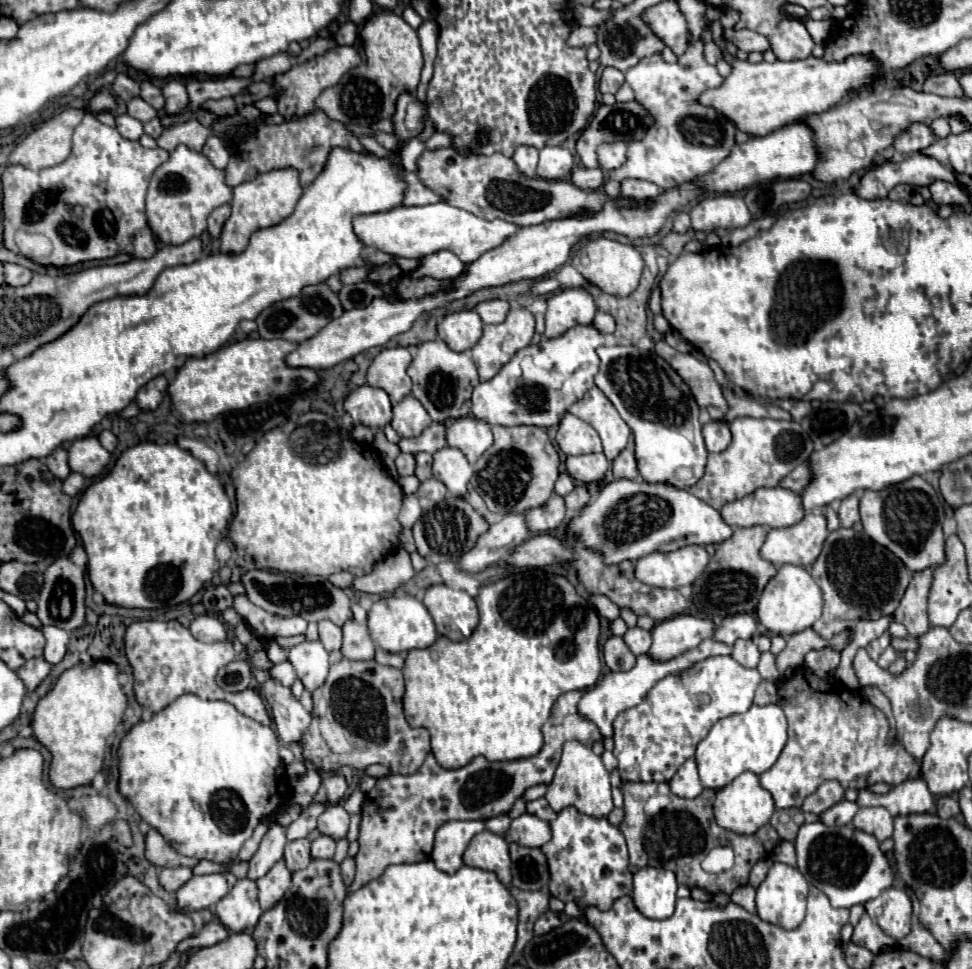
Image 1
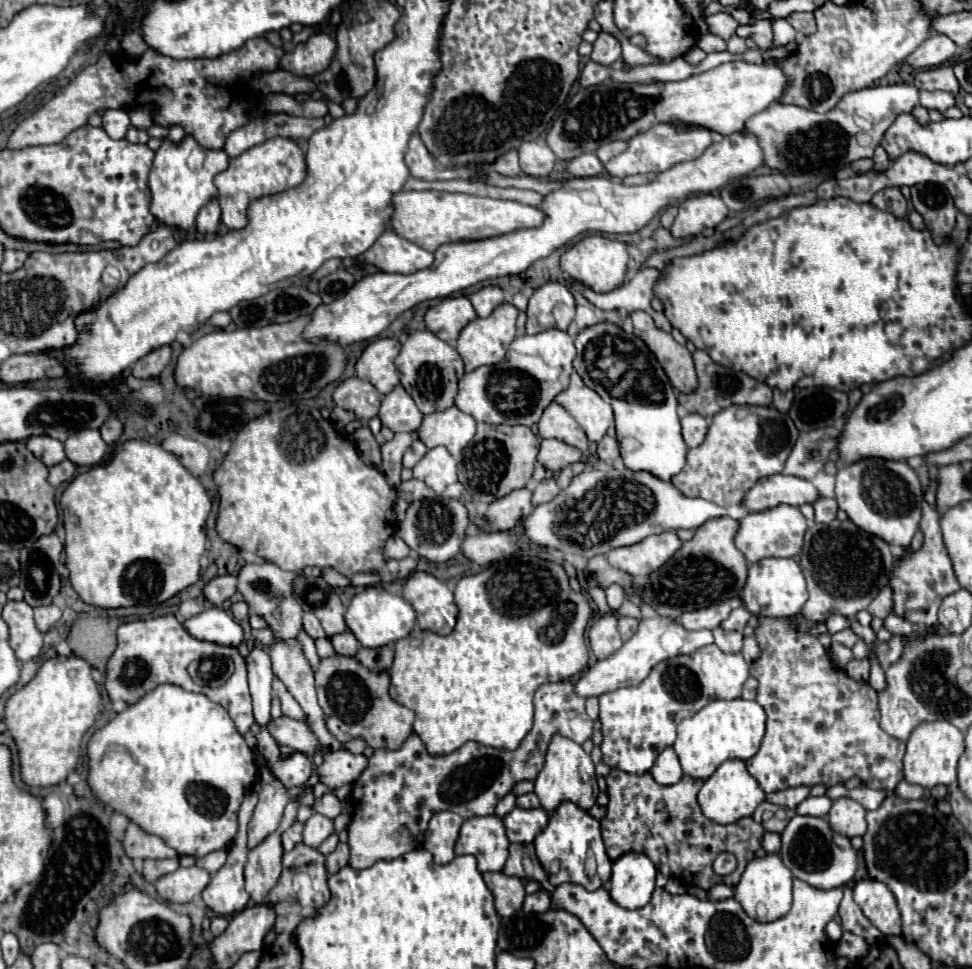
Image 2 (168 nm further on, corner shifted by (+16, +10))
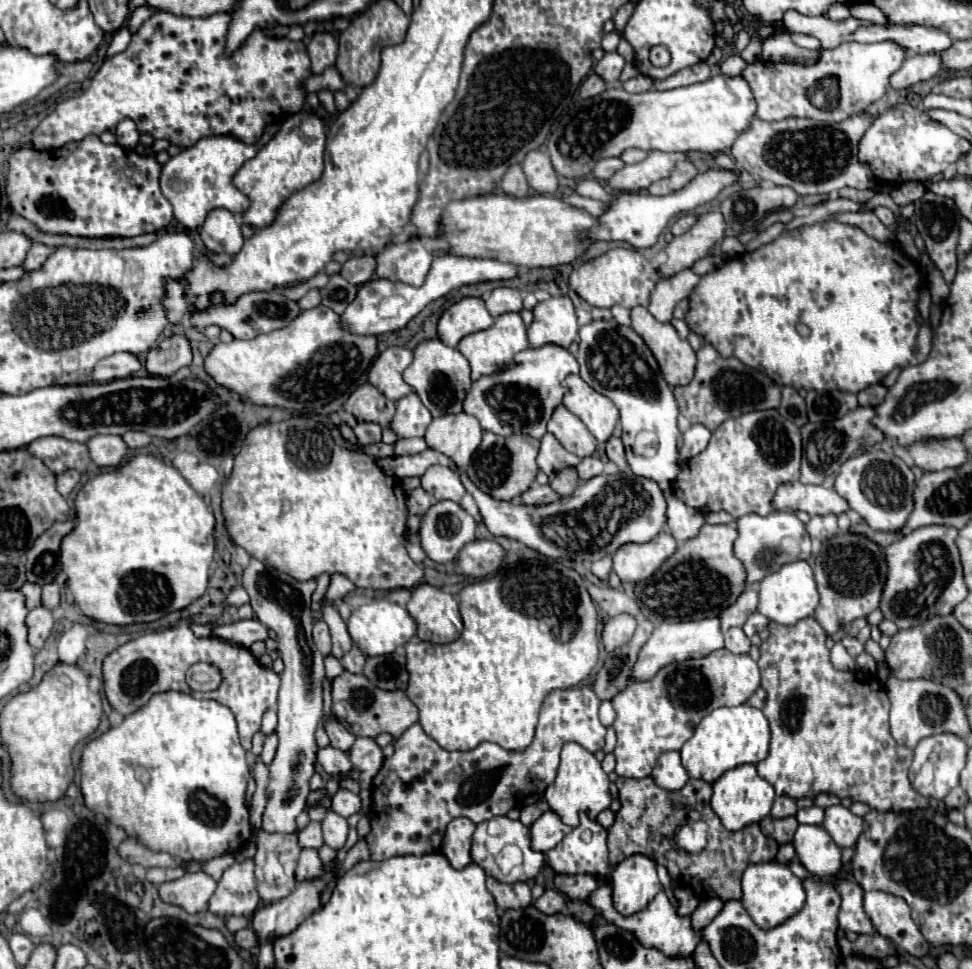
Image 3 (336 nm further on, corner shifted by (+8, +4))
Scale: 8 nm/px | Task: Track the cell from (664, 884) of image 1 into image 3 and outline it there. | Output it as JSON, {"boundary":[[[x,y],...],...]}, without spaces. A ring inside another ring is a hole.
{"boundary":[[[642,854],[630,856],[620,862],[610,878],[610,884],[614,908],[622,916],[644,910],[648,902],[662,890],[656,874],[656,864]]]}

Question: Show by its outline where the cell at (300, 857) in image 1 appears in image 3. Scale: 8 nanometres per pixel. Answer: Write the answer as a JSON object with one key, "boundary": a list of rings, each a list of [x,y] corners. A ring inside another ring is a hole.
{"boundary":[[[308,822],[308,826],[298,832],[298,844],[300,848],[320,848],[324,844],[320,822]]]}

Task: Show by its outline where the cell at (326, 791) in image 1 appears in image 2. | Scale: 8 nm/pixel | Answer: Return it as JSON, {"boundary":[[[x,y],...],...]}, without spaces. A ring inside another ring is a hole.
{"boundary":[[[342,746],[336,752],[324,754],[324,764],[318,768],[320,782],[324,782],[328,788],[354,784],[366,766],[368,758],[364,754],[352,754],[348,748]]]}

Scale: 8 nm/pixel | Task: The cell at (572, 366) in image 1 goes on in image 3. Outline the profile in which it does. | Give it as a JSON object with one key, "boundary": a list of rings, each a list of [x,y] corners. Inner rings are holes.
{"boundary":[[[556,344],[526,348],[514,356],[506,370],[472,382],[464,400],[464,412],[478,418],[480,426],[488,432],[500,436],[528,434],[532,438],[542,438],[554,408],[562,404],[562,398],[568,392],[568,388],[562,386],[568,374],[578,374],[578,362],[566,348]]]}

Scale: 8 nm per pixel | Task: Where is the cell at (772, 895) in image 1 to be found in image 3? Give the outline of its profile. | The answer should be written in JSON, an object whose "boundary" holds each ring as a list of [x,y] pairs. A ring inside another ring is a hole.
{"boundary":[[[780,862],[750,864],[742,876],[742,892],[744,892],[744,896],[742,896],[744,908],[748,910],[752,920],[764,930],[774,928],[774,926],[782,924],[784,920],[788,920],[790,916],[794,916],[796,912],[800,912],[800,908],[804,906],[804,900],[806,900],[800,878],[796,878],[790,872],[790,868]]]}

